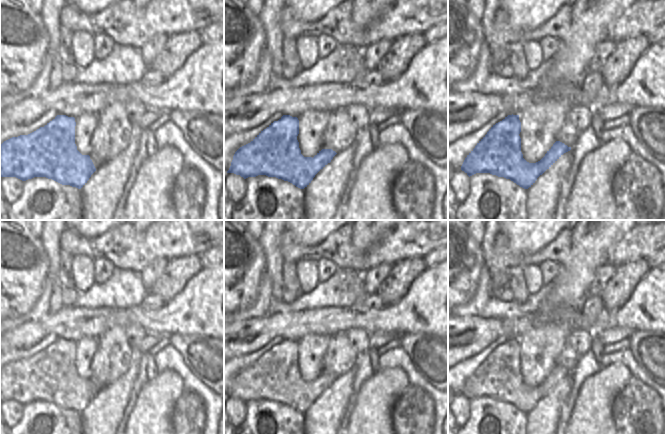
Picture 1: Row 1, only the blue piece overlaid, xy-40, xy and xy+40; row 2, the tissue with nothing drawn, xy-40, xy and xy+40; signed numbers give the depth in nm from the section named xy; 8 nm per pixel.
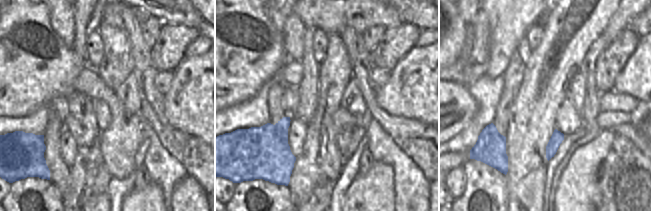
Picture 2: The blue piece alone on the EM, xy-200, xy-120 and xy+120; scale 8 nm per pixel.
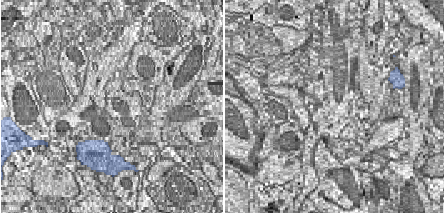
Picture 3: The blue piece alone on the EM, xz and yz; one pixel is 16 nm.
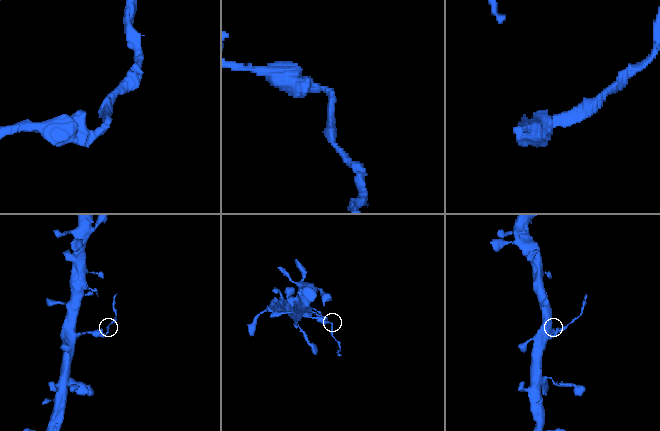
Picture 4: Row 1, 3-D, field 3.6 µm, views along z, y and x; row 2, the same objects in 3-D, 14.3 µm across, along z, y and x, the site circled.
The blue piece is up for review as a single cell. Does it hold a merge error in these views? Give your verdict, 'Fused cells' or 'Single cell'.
Fused cells

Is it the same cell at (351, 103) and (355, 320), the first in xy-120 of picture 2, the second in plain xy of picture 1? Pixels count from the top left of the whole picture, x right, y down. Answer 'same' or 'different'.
different

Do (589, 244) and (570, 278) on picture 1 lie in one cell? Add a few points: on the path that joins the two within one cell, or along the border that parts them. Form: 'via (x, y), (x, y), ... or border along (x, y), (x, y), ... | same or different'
via (588, 252), (578, 270) | same

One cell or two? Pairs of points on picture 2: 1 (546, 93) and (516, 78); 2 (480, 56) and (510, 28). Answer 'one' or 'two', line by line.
1: two
2: two

